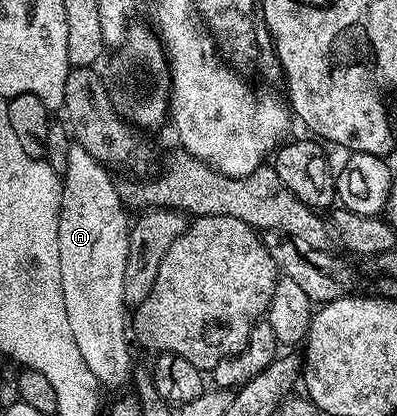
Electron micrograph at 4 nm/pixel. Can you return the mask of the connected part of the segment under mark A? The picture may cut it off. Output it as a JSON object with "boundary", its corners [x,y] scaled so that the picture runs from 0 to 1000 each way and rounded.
{"boundary":[[[194,344],[181,346],[174,373],[169,375],[169,399],[154,421],[159,457],[154,459],[154,498],[149,500],[149,534],[144,536],[144,613],[154,613],[154,709],[164,709],[164,757],[174,757],[174,788],[184,796],[184,815],[194,825],[194,844],[204,844],[204,863],[214,863],[214,875],[224,880],[224,892],[234,892],[234,901],[262,928],[270,925],[280,935],[300,935],[310,923],[327,918],[335,906],[335,885],[330,887],[330,853],[320,844],[320,810],[325,820],[325,772],[310,760],[322,760],[325,738],[312,728],[315,719],[315,613],[325,613],[325,565],[330,563],[330,531],[322,495],[312,493],[300,476],[300,457],[292,438],[280,438],[272,399],[259,397],[244,382],[234,382],[234,373],[224,373],[224,363],[214,363],[214,353],[204,353]]]}

